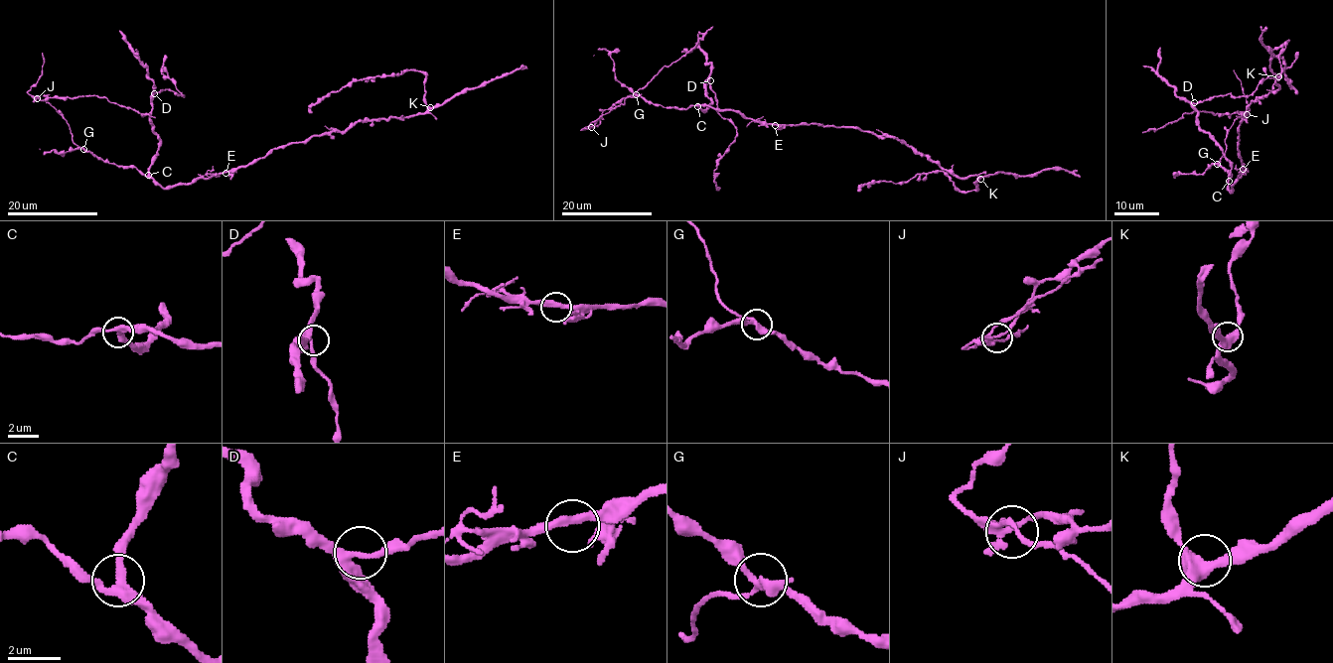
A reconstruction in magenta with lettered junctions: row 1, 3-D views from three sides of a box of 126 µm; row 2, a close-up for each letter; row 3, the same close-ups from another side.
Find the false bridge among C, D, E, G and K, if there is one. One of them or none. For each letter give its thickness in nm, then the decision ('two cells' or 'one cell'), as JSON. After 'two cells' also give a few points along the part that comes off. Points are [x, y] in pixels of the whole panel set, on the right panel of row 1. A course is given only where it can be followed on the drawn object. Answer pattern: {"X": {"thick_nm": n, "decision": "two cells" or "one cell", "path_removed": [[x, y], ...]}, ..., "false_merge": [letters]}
{"C": {"thick_nm": 280, "decision": "one cell"}, "D": {"thick_nm": 260, "decision": "one cell"}, "E": {"thick_nm": 320, "decision": "one cell"}, "G": {"thick_nm": 300, "decision": "two cells", "path_removed": [[1218, 163], [1226, 145], [1227, 131], [1235, 120], [1245, 113], [1243, 112], [1215, 114], [1196, 110], [1142, 133]]}, "K": {"thick_nm": 440, "decision": "one cell"}, "false_merge": ["G"]}

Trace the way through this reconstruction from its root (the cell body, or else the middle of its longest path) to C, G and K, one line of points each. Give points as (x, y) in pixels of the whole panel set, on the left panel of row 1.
C: (225, 172), (164, 188), (148, 175)
G: (225, 172), (163, 188), (134, 167), (104, 162), (84, 149)
K: (225, 172), (247, 167), (274, 149), (347, 130), (358, 122), (408, 117), (430, 107)

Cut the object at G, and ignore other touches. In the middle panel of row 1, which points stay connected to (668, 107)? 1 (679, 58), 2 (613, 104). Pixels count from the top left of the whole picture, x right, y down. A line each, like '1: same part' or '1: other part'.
1: other part
2: other part

